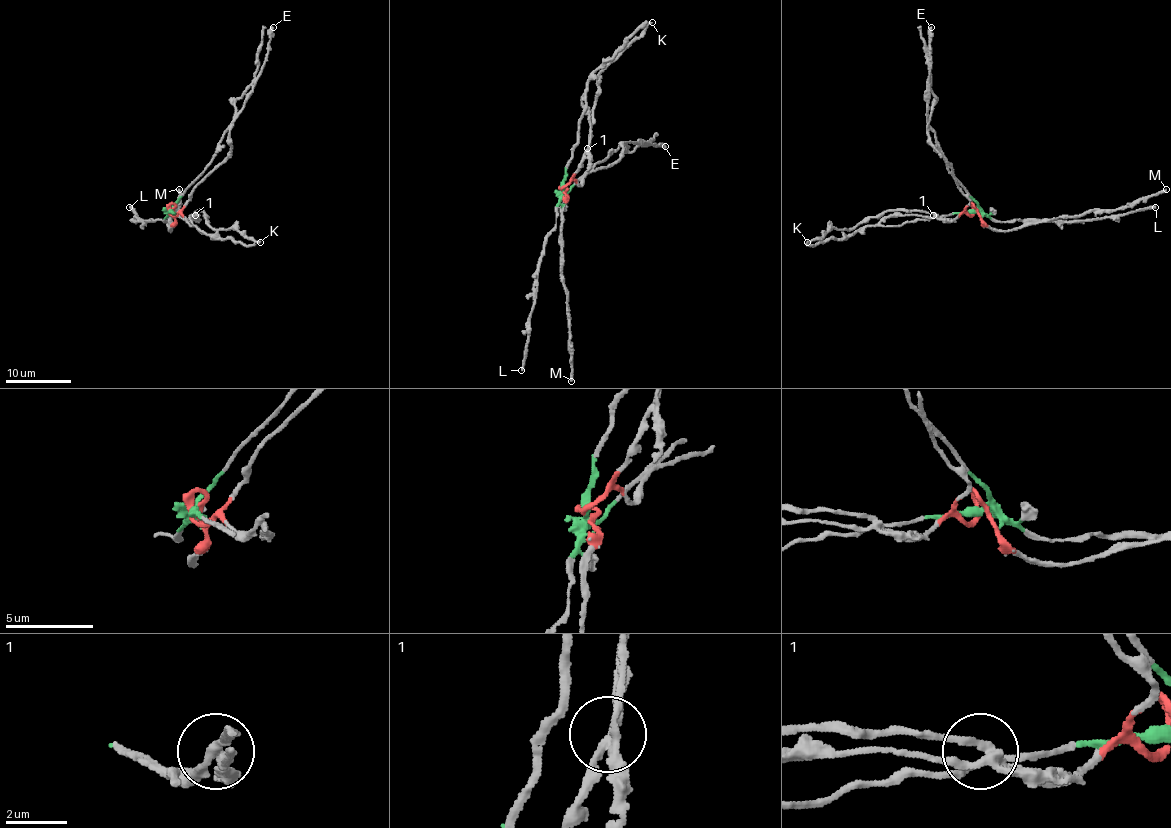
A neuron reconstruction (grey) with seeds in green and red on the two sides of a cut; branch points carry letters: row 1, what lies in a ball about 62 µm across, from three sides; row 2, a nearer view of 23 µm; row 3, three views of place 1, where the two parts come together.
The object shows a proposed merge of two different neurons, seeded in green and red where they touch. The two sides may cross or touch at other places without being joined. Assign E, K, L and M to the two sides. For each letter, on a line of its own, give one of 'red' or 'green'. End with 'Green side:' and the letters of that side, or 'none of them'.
E: green
K: red
L: green
M: red
Green side: E, L

